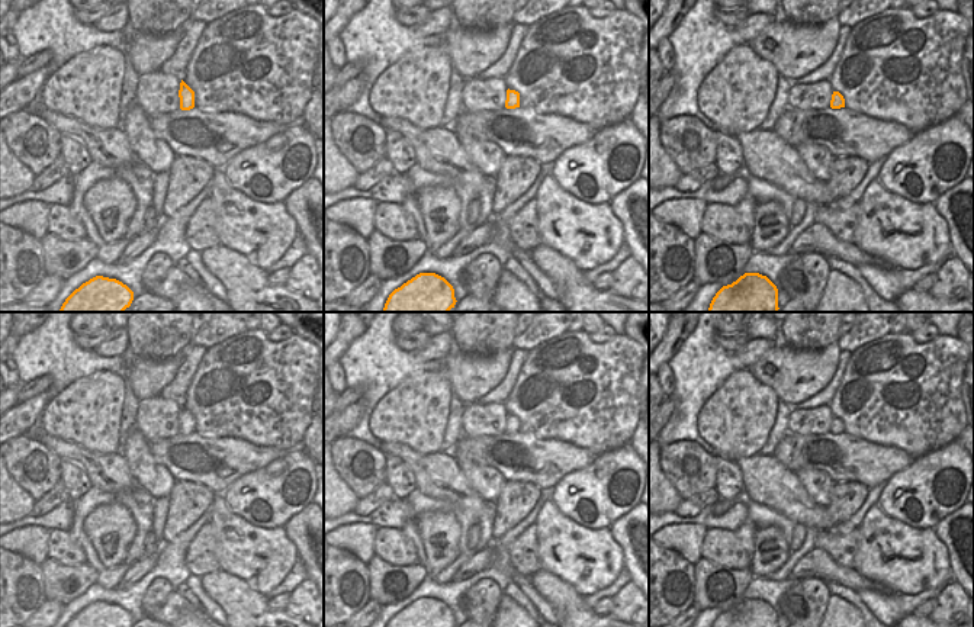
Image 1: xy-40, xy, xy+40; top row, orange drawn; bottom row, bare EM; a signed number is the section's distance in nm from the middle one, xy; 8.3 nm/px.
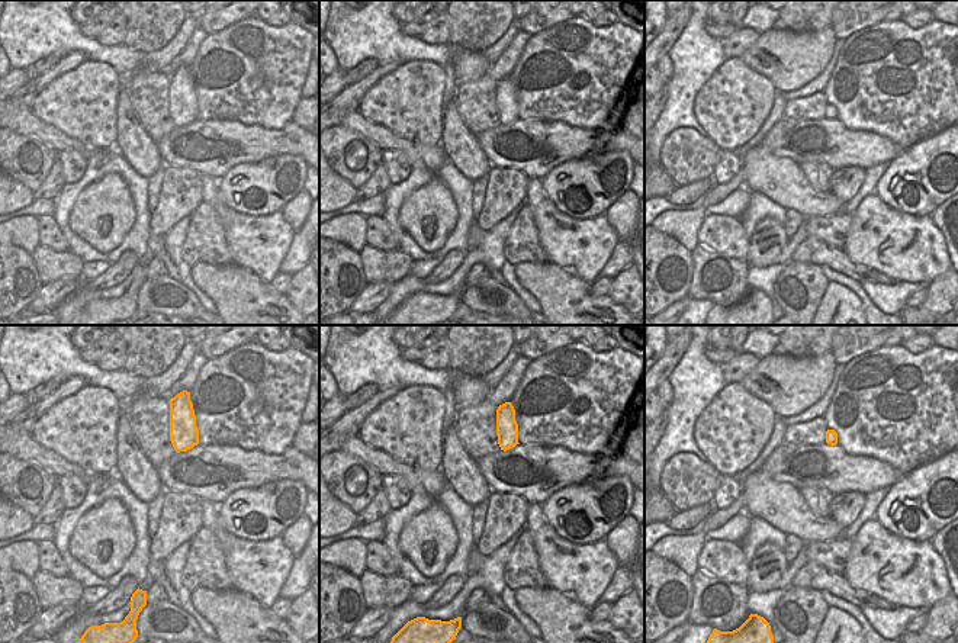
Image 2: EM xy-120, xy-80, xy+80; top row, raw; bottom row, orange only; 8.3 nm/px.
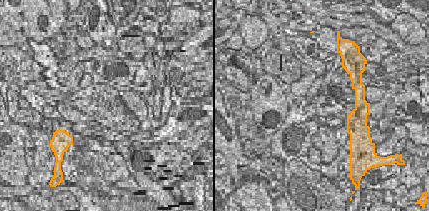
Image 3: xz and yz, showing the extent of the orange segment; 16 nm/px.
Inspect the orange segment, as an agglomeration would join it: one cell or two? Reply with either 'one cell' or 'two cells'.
one cell

